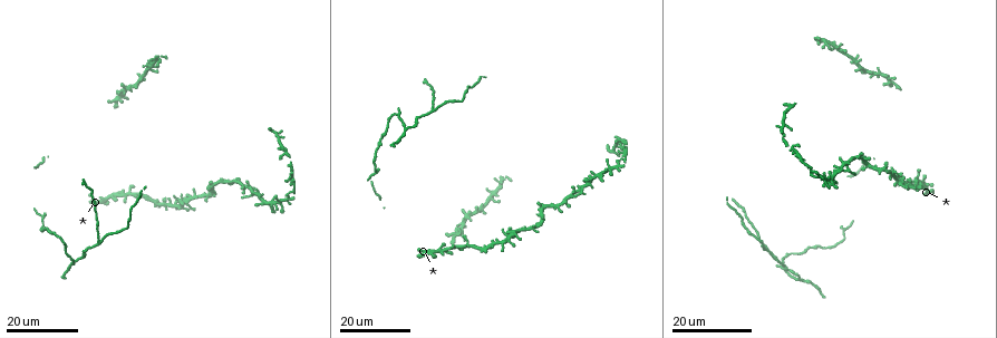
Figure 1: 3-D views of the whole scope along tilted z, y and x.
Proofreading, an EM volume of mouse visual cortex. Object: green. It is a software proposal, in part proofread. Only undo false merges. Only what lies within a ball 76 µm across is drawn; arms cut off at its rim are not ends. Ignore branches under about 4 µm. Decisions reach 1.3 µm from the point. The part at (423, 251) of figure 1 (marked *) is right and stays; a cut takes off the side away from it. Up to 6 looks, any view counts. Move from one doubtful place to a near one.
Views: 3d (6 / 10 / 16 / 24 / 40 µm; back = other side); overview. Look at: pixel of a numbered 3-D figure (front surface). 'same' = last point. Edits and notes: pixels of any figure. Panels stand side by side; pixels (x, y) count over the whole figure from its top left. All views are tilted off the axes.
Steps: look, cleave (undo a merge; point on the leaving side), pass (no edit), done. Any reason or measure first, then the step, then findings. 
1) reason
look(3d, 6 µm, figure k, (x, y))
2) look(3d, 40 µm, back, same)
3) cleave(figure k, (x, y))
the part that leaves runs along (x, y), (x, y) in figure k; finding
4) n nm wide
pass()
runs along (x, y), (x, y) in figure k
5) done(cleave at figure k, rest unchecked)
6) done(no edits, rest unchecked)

three-way junction
look(3d, 16 µm, figure 1, (128, 192))

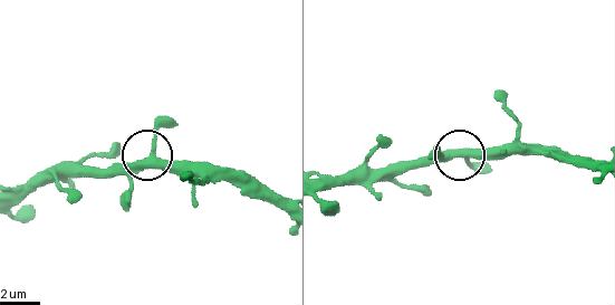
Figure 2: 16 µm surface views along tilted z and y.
look(3d, 10 µm, figure 2, (465, 157))

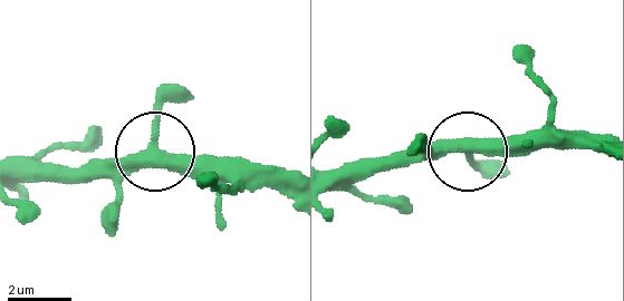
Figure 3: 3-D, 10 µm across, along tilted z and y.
310 nm wide
pass()
runs along (21, 178), (93, 176), (147, 155), (157, 110), (184, 88) in figure 3; all the same cell

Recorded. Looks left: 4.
side arm on a straight run
look(3d, 16 µm, figure 1, (774, 259))

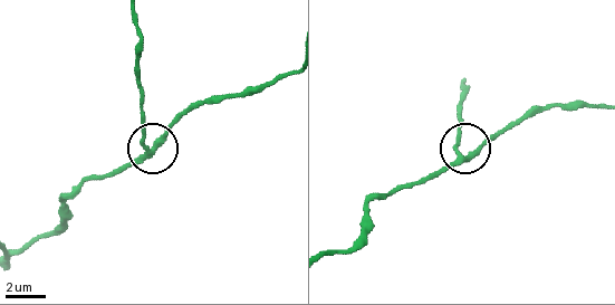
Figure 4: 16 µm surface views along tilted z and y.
look(3d, 6 µm, figure 4, (151, 147))

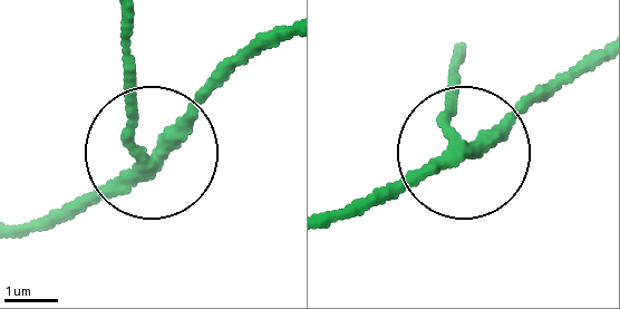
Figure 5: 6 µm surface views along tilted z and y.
250 nm wide
pass()
runs along (23, 228), (113, 193), (145, 156), (127, 20) in figure 5; one cell here

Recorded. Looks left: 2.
branch point
look(3d, 16 µm, figure 1, (800, 279))

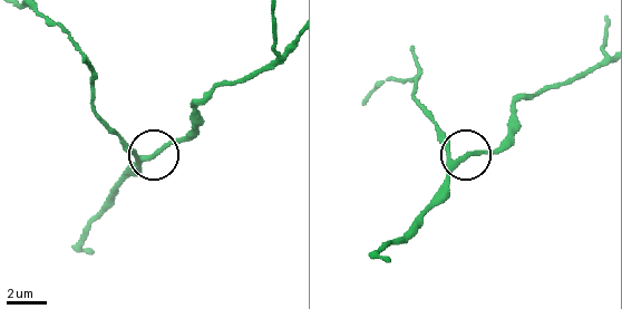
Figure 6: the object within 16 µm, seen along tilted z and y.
look(3d, 6 µm, figure 6, (455, 163))

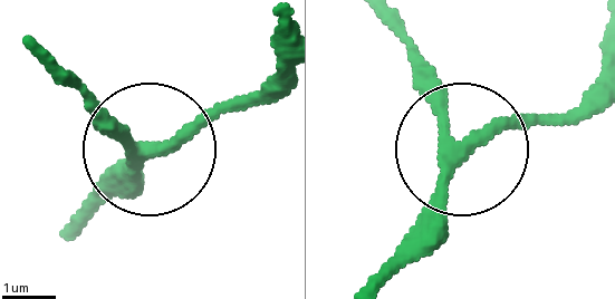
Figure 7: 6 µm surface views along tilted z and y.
3 arms
pass()
runs along (51, 58), (140, 147), (134, 169), (103, 184) in figure 7; all the same cell

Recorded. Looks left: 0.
done(no edits, rest unchecked)

